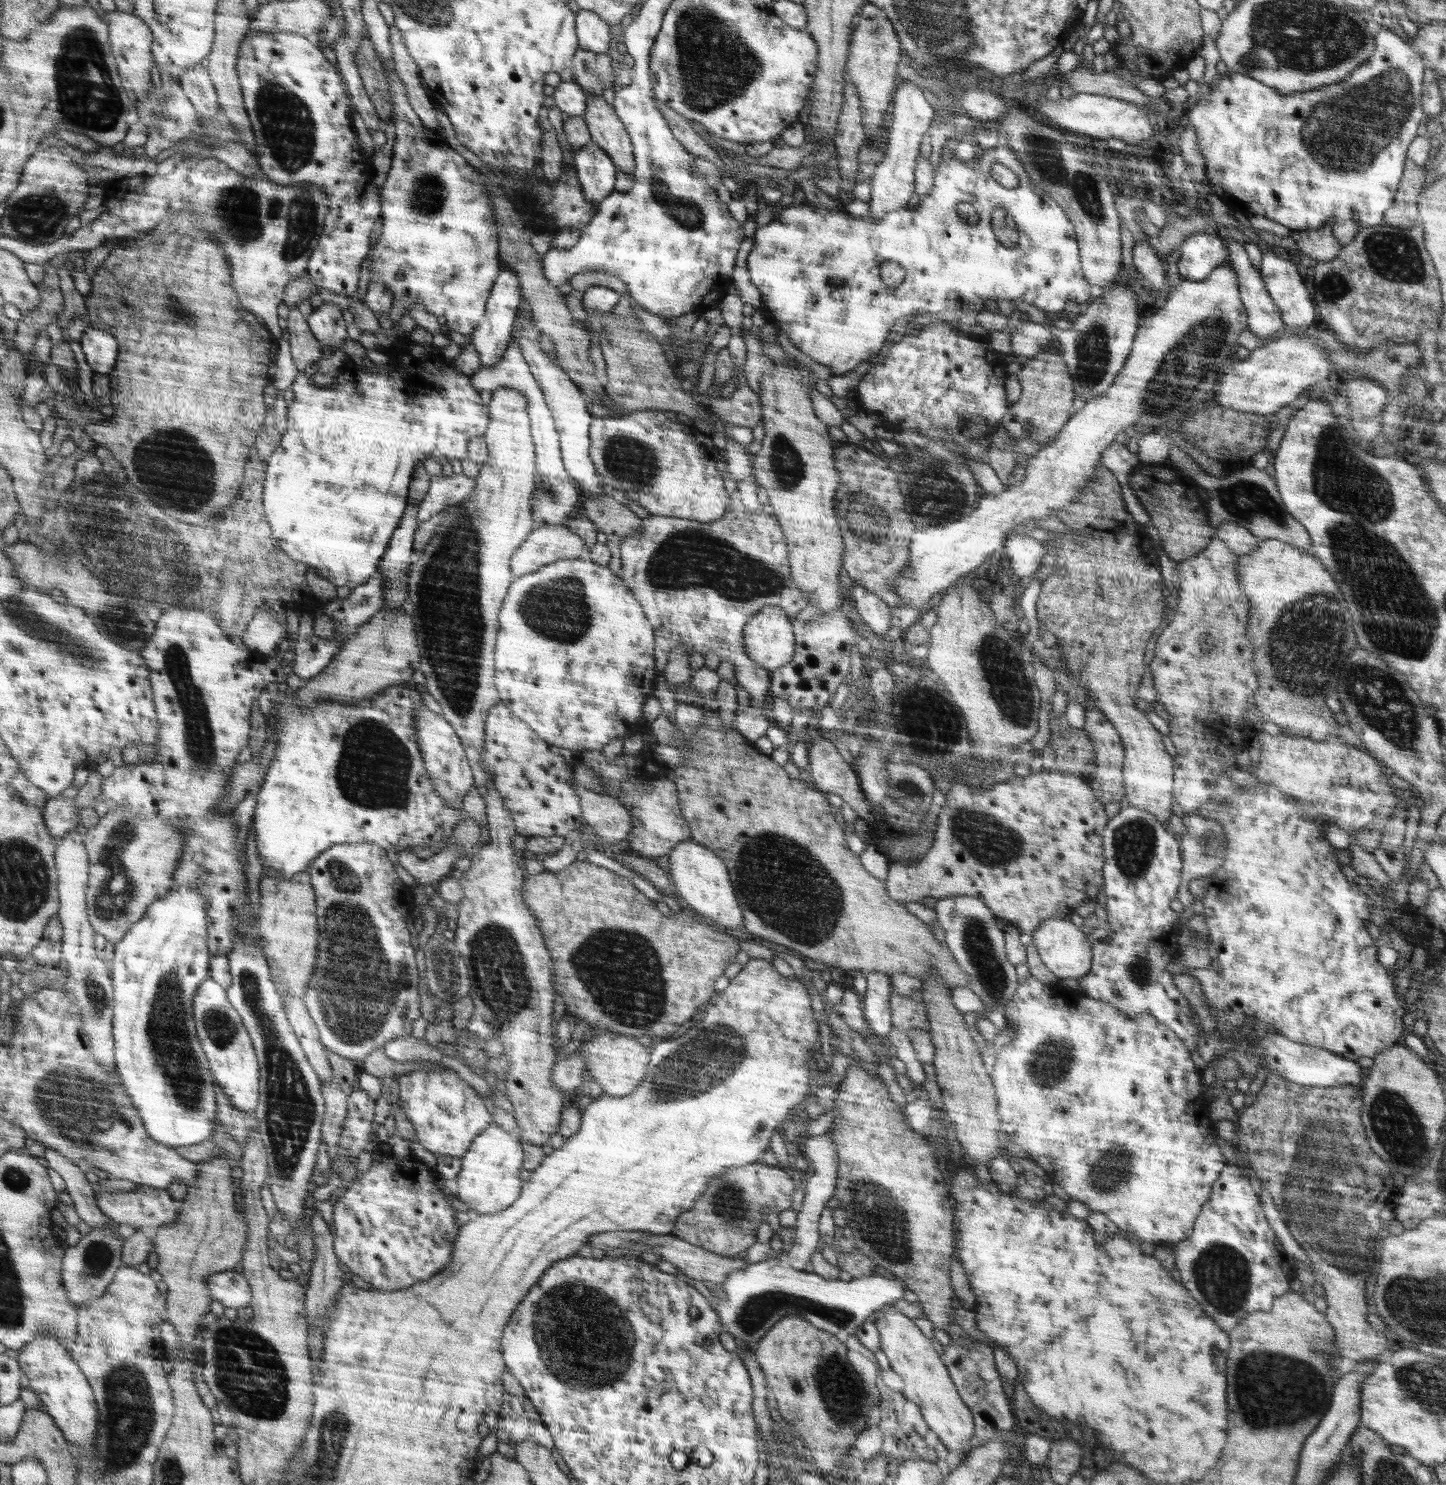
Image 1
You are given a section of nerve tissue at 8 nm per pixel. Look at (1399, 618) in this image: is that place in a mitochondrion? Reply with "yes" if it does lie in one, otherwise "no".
yes

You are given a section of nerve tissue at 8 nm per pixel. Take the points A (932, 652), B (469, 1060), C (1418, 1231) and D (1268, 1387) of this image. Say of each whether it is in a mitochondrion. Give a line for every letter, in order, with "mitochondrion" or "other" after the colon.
A: other
B: other
C: other
D: mitochondrion

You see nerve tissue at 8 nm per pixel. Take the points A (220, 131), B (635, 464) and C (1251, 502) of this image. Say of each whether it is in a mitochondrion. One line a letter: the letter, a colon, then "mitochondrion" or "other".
A: mitochondrion
B: mitochondrion
C: mitochondrion

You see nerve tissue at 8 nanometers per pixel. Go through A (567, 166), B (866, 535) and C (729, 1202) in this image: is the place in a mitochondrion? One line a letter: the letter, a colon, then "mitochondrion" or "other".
A: other
B: mitochondrion
C: mitochondrion

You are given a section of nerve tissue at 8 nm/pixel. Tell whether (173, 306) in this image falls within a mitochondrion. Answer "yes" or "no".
yes

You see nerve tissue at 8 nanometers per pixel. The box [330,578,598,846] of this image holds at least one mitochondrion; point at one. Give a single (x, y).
(374, 771)

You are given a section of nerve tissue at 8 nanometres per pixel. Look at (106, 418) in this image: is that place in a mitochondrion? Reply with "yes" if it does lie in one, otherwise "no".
no

